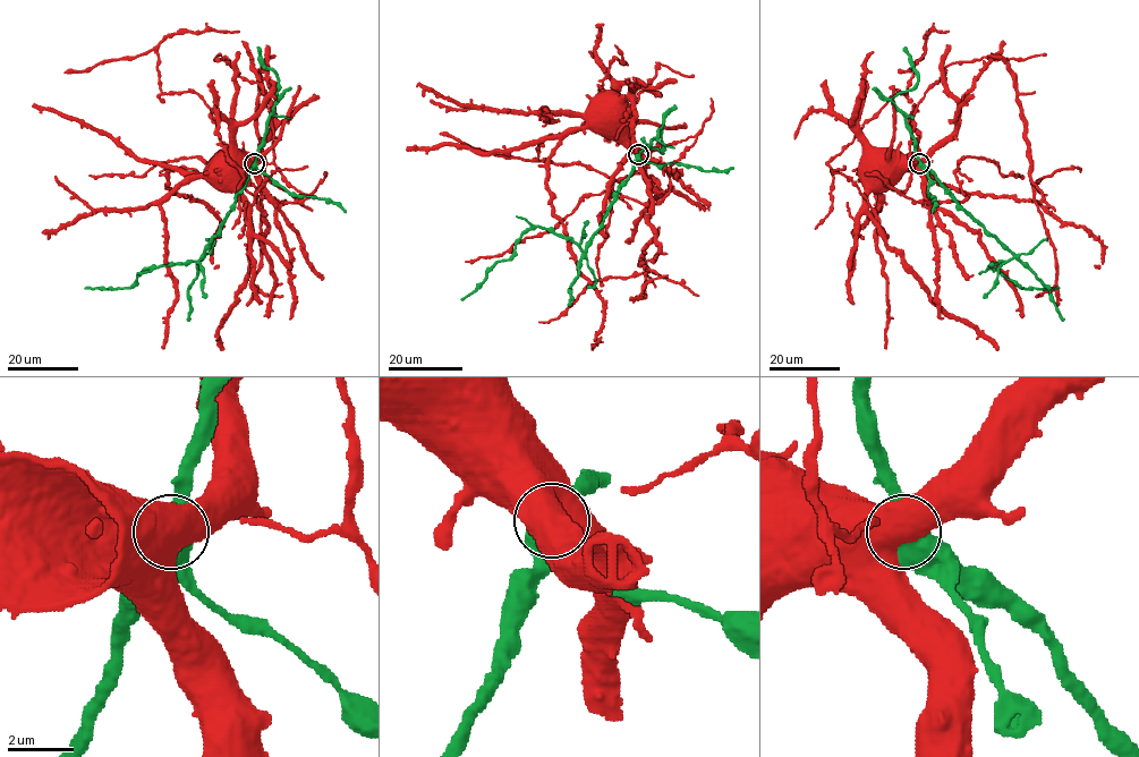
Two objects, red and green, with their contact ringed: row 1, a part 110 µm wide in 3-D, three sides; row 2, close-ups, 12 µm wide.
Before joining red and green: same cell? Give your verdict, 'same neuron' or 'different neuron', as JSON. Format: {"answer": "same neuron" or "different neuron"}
{"answer": "same neuron"}

